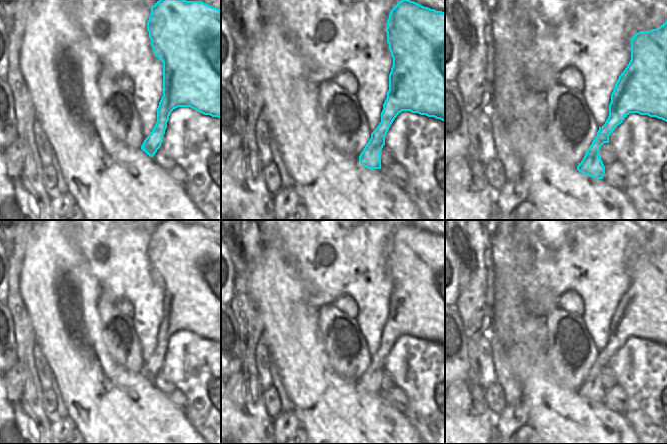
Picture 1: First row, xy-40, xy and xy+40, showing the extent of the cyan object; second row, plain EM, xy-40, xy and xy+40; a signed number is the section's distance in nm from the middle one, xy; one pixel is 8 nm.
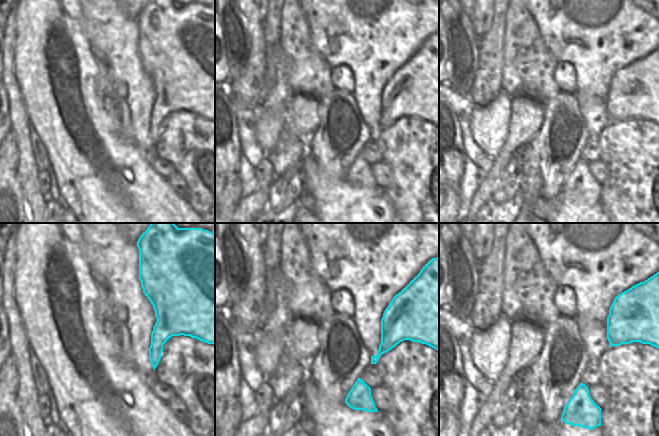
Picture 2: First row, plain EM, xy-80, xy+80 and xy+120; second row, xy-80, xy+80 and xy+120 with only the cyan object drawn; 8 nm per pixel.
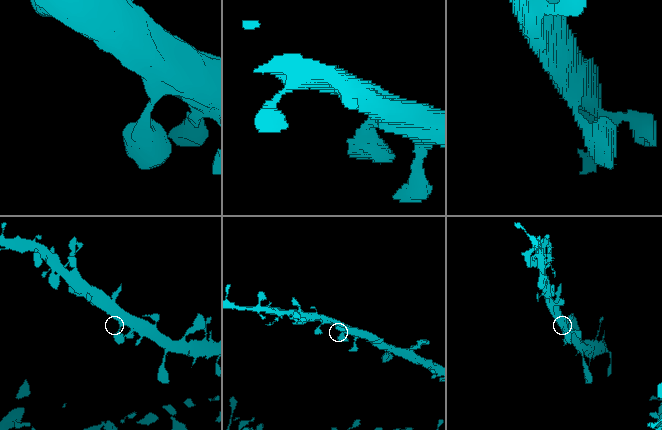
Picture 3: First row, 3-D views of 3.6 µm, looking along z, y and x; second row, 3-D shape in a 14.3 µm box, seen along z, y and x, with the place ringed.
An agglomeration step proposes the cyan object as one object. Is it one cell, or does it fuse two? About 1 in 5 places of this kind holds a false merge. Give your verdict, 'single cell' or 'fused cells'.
single cell

